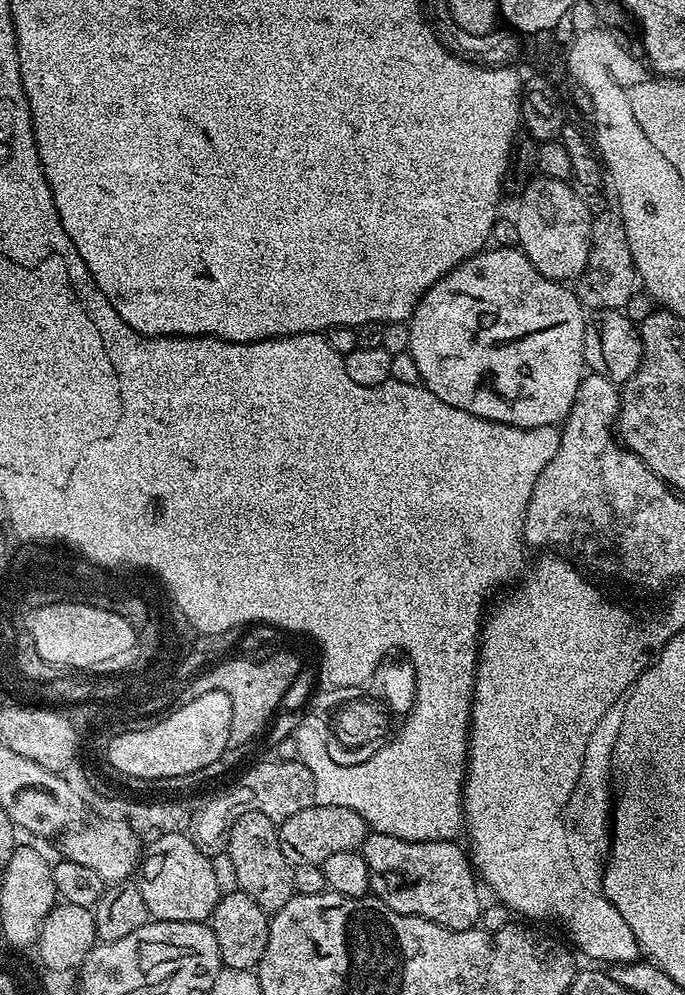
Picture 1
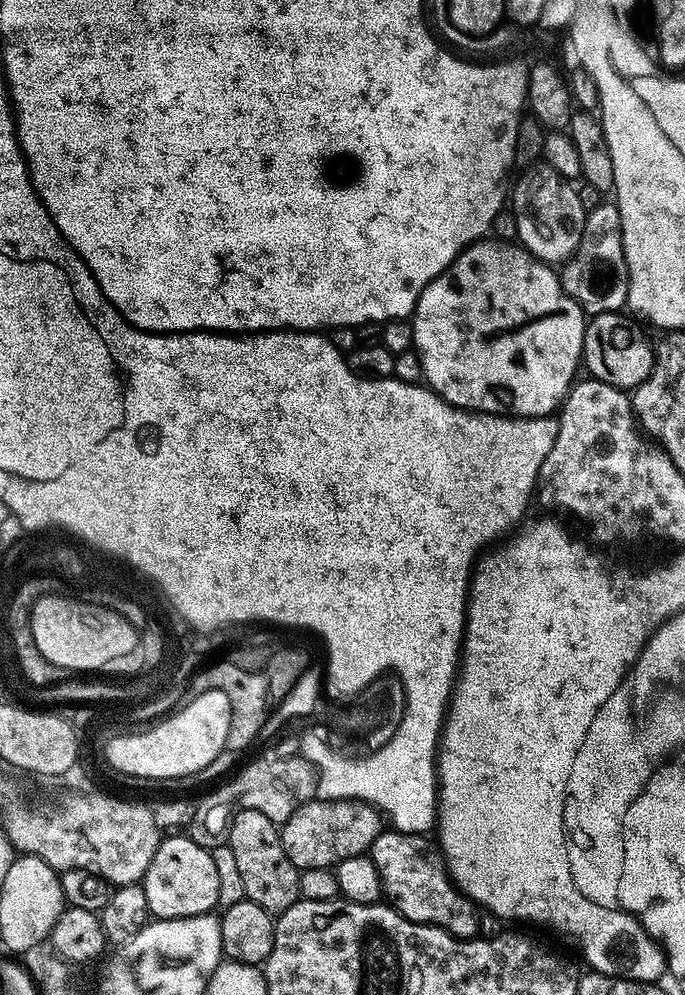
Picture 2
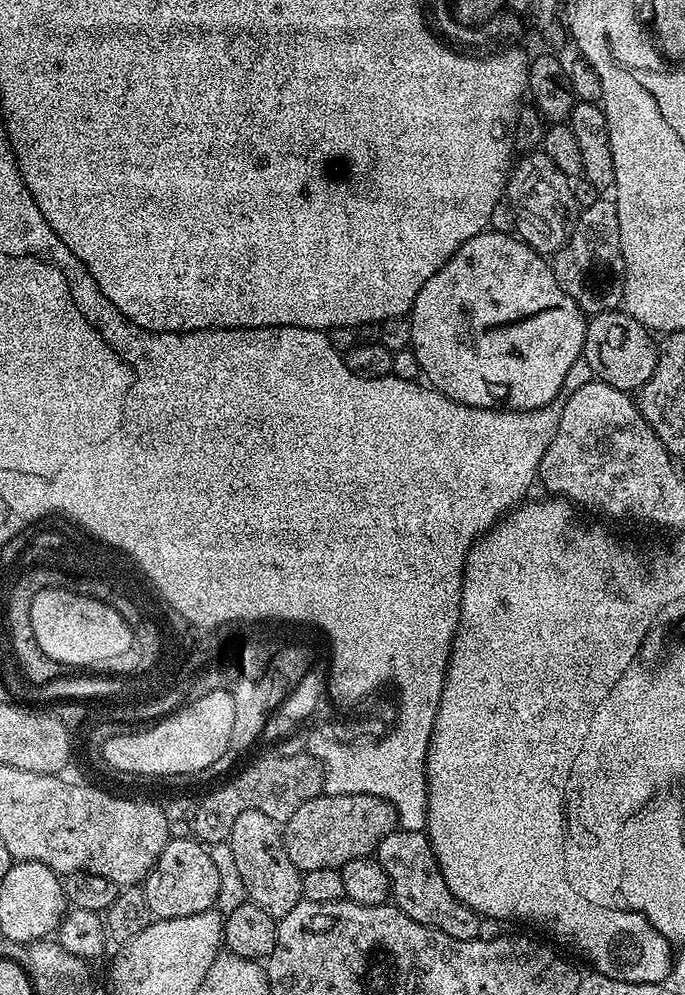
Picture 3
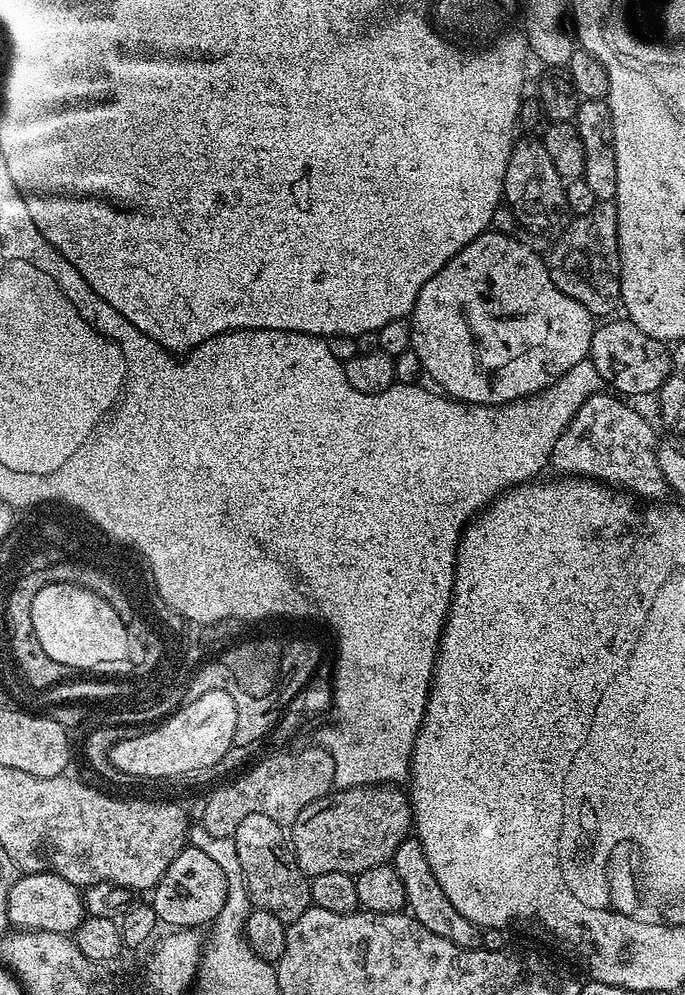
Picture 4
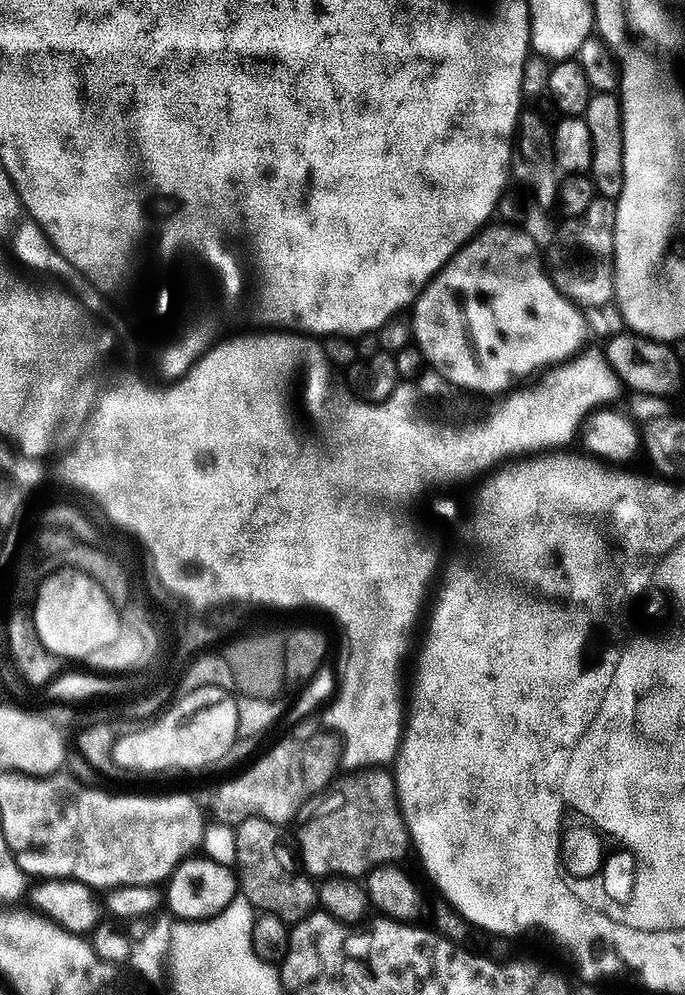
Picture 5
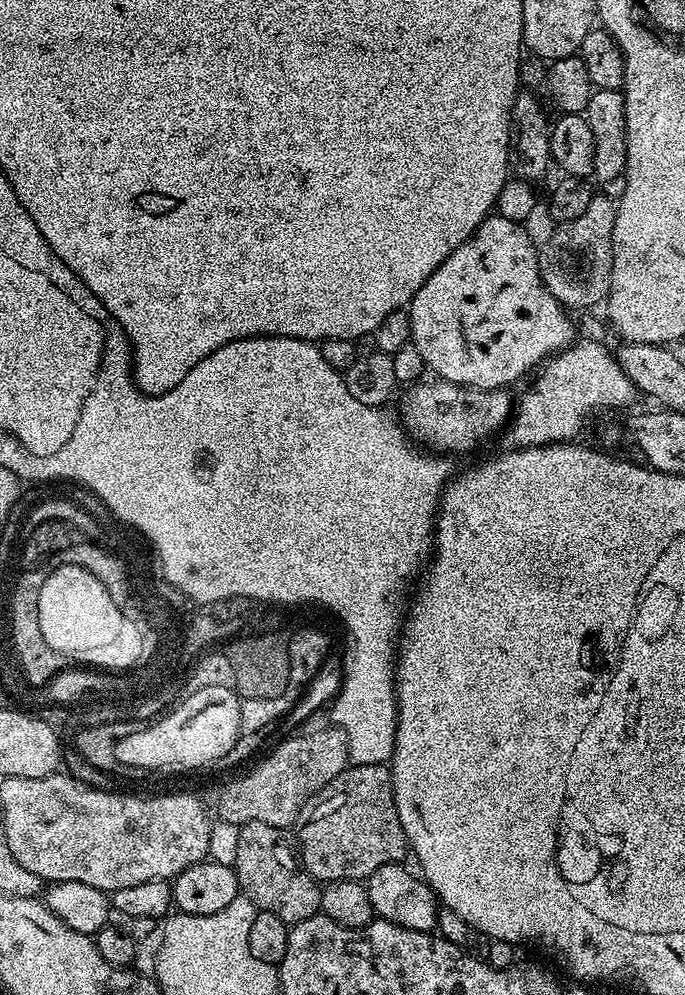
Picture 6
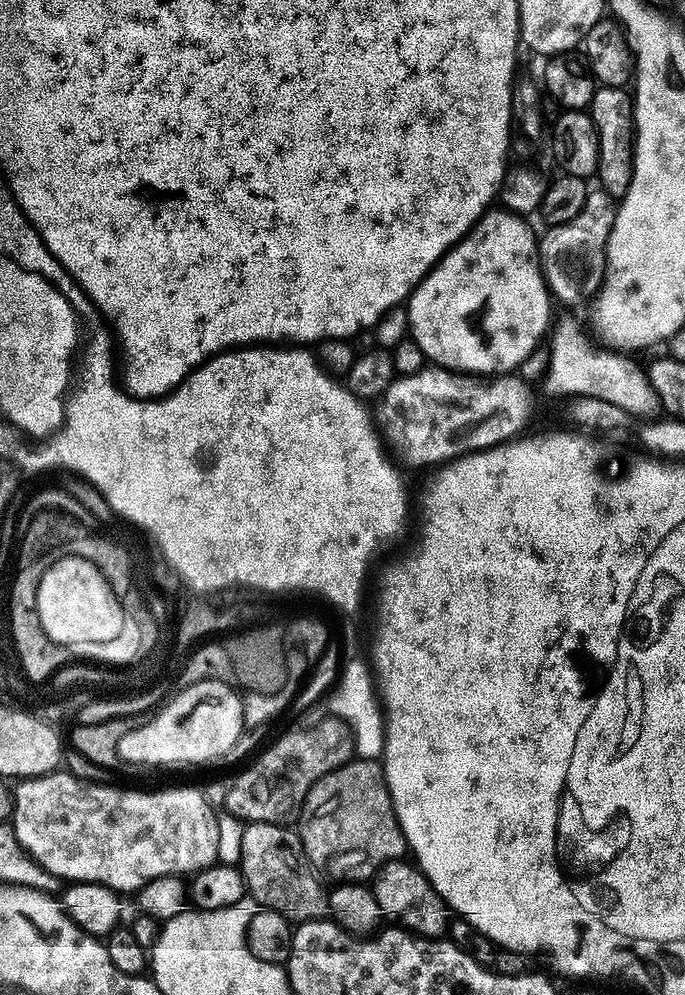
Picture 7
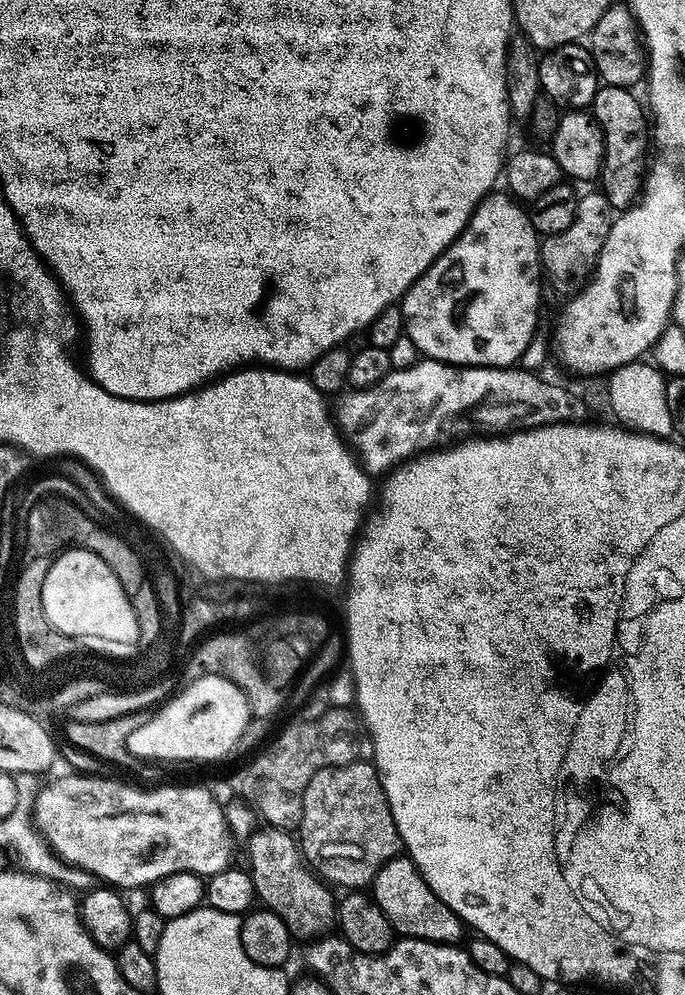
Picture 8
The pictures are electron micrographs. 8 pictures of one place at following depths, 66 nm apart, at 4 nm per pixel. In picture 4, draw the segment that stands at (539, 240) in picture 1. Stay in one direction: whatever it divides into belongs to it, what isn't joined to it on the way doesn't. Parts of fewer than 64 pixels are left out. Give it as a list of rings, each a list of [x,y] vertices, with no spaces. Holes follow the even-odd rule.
[[[532,136],[517,139],[512,146],[510,162],[506,166],[503,203],[514,210],[514,218],[521,229],[555,238],[568,227],[570,211],[567,206],[565,181],[554,170],[550,154],[546,154],[543,139]]]

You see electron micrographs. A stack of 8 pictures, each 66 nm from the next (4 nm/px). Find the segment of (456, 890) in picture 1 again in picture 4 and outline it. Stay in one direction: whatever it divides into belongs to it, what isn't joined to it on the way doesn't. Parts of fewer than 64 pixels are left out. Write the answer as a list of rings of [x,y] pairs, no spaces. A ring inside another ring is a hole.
[[[409,838],[401,842],[390,863],[392,869],[398,874],[398,878],[402,878],[402,890],[406,890],[404,902],[412,919],[426,926],[430,934],[438,934],[438,938],[450,938],[454,946],[474,949],[481,947],[482,929],[480,925],[470,922],[465,916],[458,914],[454,906],[450,906],[450,898],[442,894],[442,886],[438,886],[438,878],[434,878],[434,870],[430,870],[430,862],[426,862],[426,854],[419,840]]]

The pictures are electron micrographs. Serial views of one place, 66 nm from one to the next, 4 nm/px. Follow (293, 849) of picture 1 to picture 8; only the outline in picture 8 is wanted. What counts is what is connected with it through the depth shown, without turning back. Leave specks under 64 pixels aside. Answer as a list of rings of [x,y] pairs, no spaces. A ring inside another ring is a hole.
[[[358,758],[349,764],[318,770],[318,774],[310,778],[302,802],[302,822],[298,829],[298,843],[303,859],[329,885],[341,884],[341,889],[344,890],[367,889],[378,874],[378,870],[382,870],[386,862],[390,862],[402,852],[398,826],[394,822],[394,814],[390,814],[390,802],[386,802],[380,773],[377,772],[375,763],[365,760]]]

